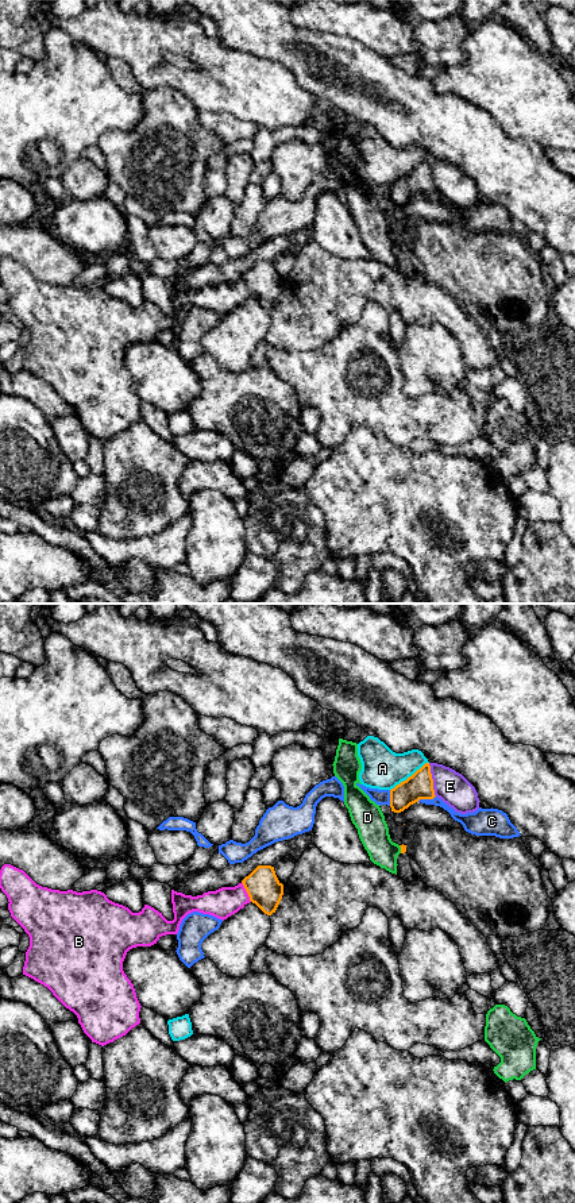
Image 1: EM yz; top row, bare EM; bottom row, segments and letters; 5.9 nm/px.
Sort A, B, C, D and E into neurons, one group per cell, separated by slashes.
A C / B / D / E

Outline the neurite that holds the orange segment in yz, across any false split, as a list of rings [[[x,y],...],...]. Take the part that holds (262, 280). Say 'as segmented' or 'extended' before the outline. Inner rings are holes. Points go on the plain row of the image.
extended; [[[4,259],[0,265],[0,284],[8,293],[11,312],[30,332],[23,370],[47,382],[77,410],[78,419],[92,437],[101,442],[126,431],[140,419],[142,401],[134,379],[123,366],[123,356],[130,344],[151,342],[162,331],[177,329],[182,315],[193,306],[224,316],[252,297],[265,309],[271,311],[283,290],[283,279],[271,261],[258,261],[235,282],[221,282],[197,292],[171,285],[173,316],[167,316],[148,300],[139,308],[132,308],[97,285],[77,288],[42,282],[23,265],[11,259]]]

